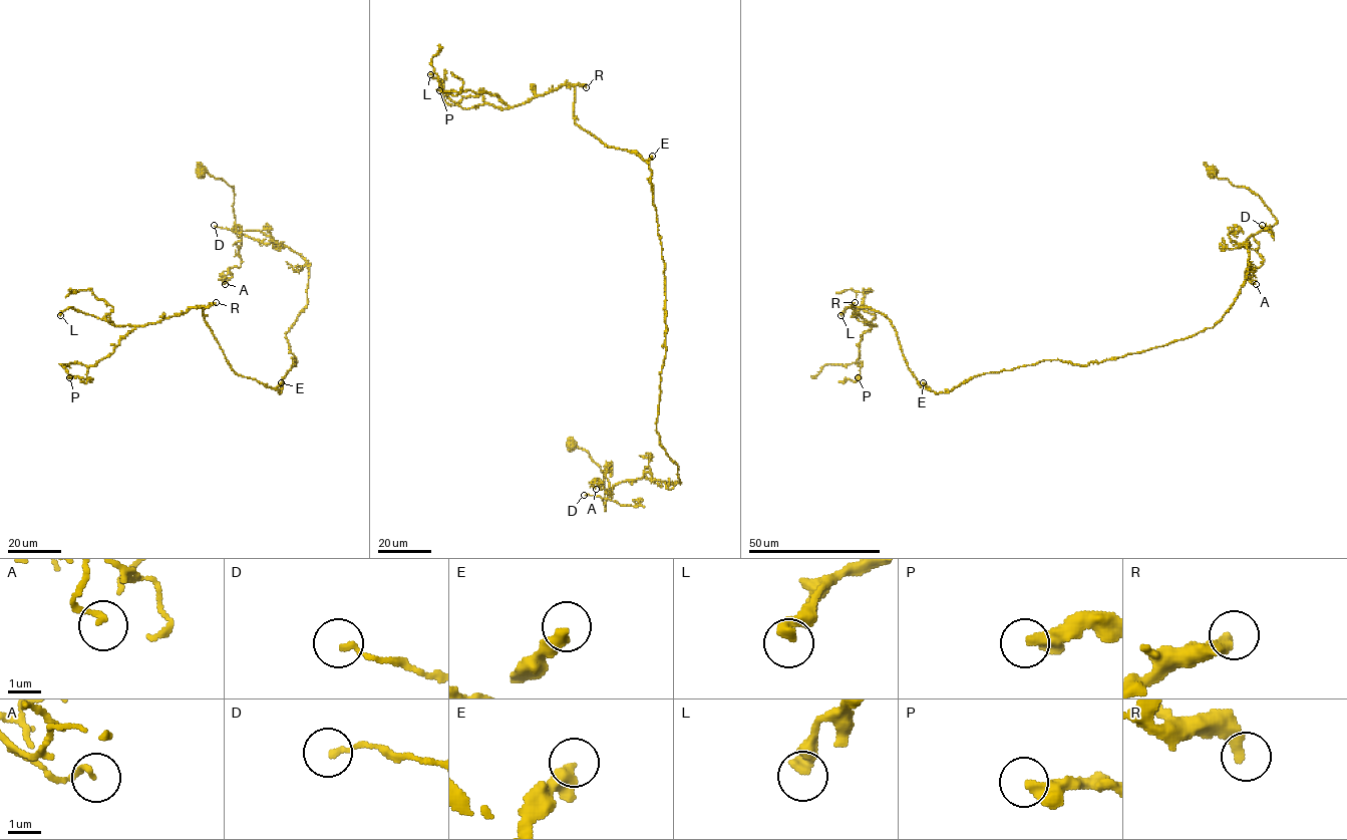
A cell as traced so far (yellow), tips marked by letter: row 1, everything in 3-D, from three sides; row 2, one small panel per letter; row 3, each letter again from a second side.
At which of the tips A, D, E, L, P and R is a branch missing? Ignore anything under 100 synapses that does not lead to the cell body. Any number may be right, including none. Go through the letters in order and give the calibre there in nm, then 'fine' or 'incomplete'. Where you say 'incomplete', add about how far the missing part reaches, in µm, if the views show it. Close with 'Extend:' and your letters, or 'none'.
A: 160 nm thick; fine
D: 150 nm thick; fine
E: 420 nm thick; fine
L: 420 nm thick; fine
P: 300 nm thick; fine
R: 300 nm thick; fine
Extend: none

